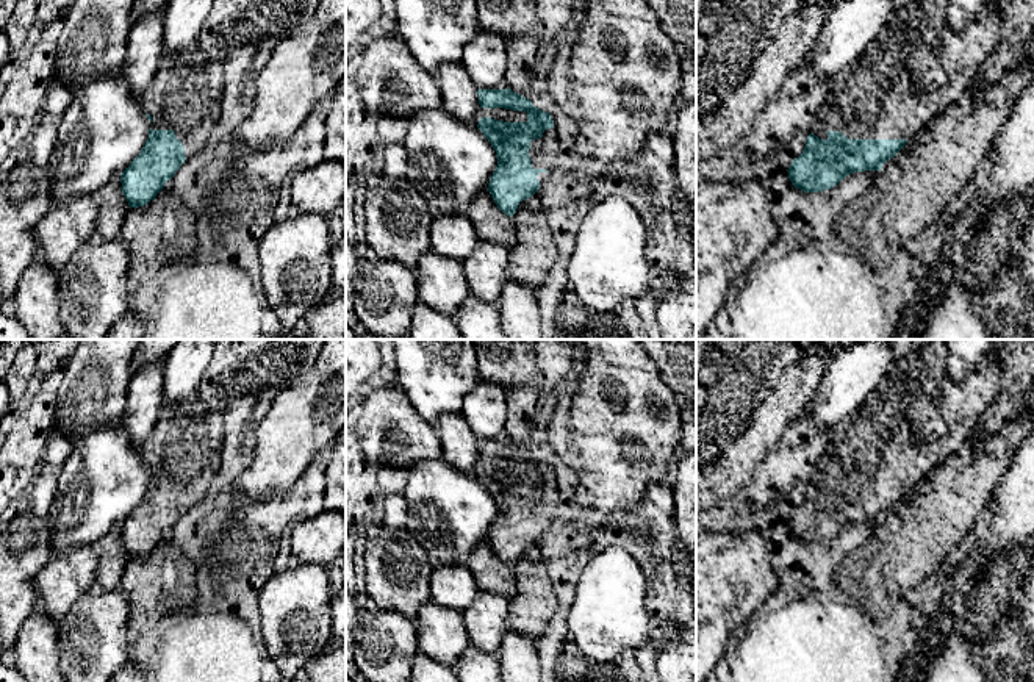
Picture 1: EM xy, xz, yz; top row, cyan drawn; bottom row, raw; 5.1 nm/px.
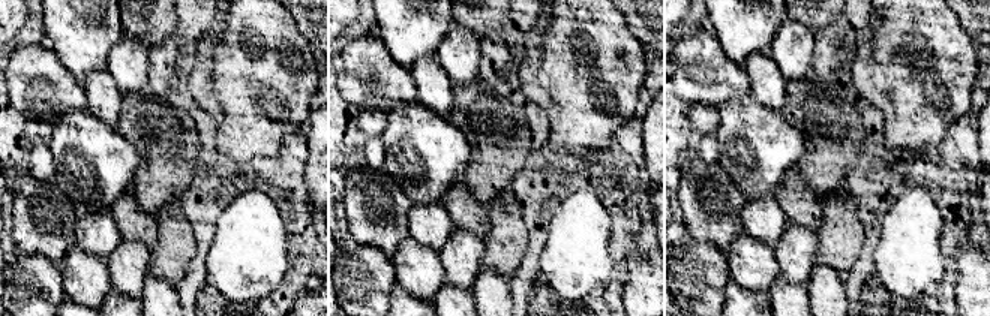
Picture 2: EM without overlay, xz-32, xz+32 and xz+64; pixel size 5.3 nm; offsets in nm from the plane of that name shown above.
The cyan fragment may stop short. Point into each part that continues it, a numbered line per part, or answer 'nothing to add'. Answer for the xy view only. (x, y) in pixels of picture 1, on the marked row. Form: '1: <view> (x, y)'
1: xy (185, 96)

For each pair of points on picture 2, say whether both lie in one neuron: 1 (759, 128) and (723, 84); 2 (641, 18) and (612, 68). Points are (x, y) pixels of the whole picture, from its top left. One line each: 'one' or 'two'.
1: two
2: two

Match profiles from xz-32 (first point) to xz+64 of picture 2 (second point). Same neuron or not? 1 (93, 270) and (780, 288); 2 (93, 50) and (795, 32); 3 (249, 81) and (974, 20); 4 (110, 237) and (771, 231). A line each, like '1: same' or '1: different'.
1: different
2: different
3: different
4: same

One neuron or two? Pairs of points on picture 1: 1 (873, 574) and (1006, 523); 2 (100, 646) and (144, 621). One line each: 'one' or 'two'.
1: two
2: two

